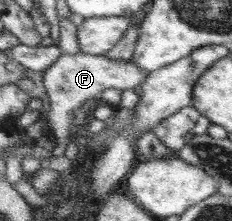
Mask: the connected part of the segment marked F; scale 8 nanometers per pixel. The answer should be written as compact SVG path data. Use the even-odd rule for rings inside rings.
M78 52L72 55L60 54L56 61L42 73L42 81L46 88L50 101L50 111L46 123L55 139L55 147L51 154L55 157L64 156L69 139L70 118L74 111L86 103L99 101L100 95L105 89L134 89L136 85L142 85L148 71L138 69L132 61L118 63L114 59L108 59L102 55L88 55Z

